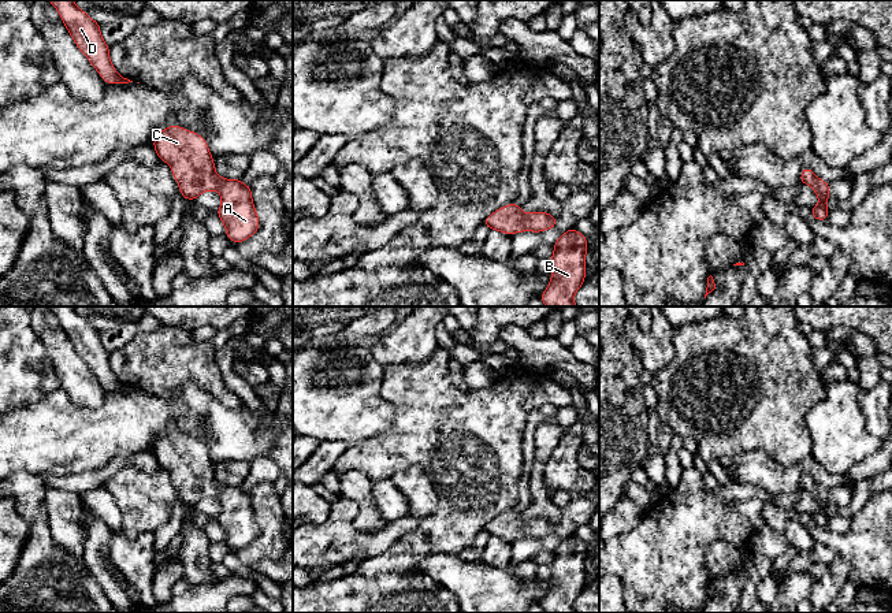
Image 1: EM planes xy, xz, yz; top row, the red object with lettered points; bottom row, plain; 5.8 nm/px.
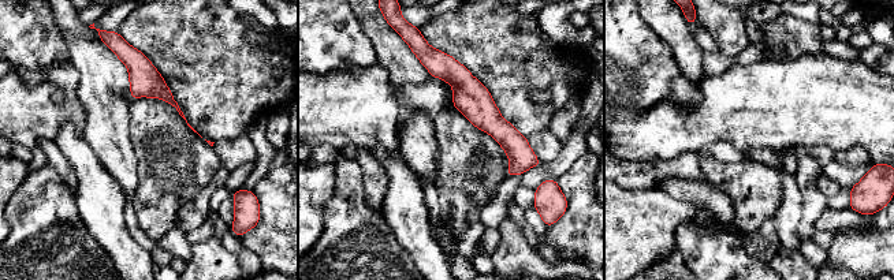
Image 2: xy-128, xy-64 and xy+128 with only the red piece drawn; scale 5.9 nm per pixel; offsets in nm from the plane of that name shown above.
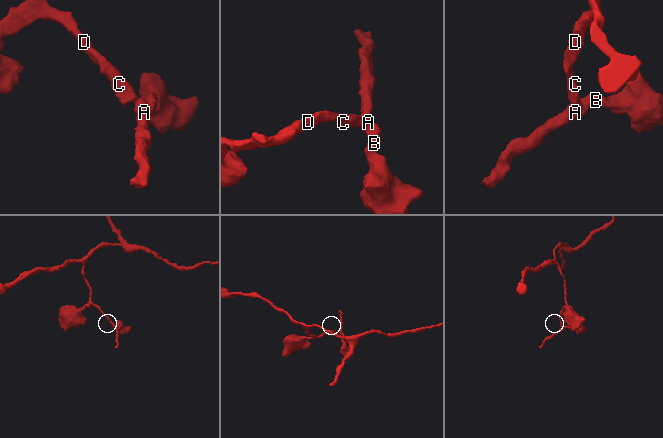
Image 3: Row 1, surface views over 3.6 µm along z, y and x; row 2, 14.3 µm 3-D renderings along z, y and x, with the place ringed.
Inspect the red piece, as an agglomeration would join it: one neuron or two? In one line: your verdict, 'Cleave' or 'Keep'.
Keep

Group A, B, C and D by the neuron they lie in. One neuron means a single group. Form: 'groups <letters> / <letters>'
groups A B C D

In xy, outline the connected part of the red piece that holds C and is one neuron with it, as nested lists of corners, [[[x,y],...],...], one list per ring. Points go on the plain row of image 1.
[[[167,432],[156,438],[153,456],[159,467],[171,472],[185,506],[196,506],[201,499],[218,497],[222,504],[218,523],[226,534],[226,543],[239,550],[260,534],[252,506],[252,494],[241,486],[224,486],[215,478],[215,468],[204,443],[181,432]]]

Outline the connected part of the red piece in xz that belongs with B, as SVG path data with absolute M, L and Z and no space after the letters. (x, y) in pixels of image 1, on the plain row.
M573 534L554 549L551 587L540 601L546 613L577 613L575 601L586 584L587 543Z

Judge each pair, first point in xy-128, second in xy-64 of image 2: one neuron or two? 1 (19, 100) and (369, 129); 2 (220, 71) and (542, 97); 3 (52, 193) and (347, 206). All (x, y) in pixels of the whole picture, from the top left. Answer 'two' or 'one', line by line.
1: one
2: two
3: one

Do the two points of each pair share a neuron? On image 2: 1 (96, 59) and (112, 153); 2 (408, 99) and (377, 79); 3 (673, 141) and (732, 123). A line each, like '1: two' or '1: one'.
1: one
2: one
3: one

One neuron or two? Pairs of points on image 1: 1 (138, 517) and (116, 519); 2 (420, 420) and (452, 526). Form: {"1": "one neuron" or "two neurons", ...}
{"1": "two neurons", "2": "one neuron"}

